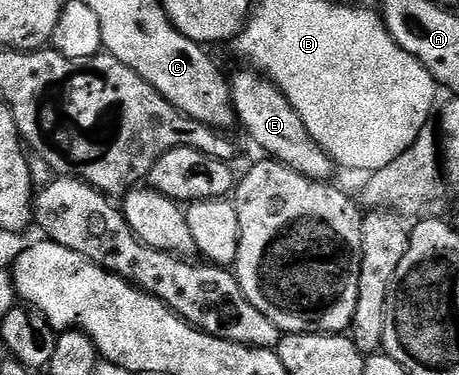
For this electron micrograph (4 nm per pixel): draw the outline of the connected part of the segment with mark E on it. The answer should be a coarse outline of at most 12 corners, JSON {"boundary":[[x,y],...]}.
{"boundary":[[264,74],[232,75],[240,129],[316,182],[335,163]]}

